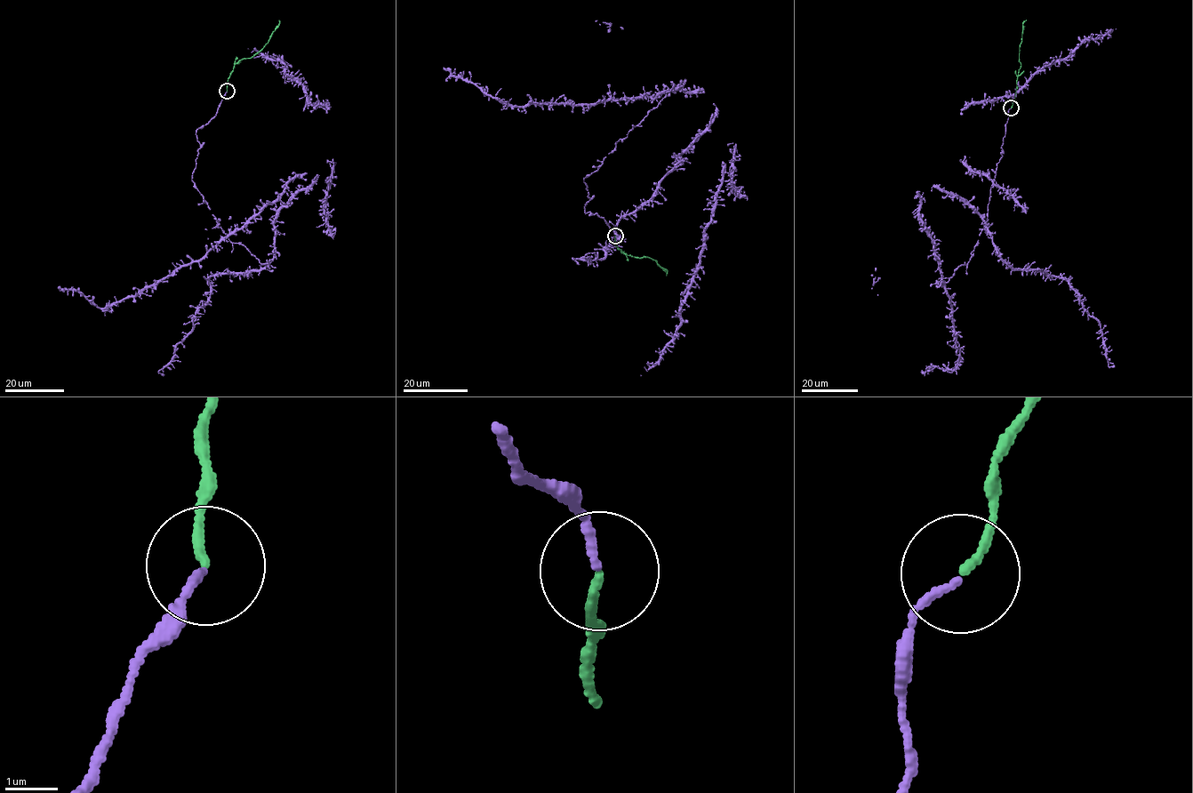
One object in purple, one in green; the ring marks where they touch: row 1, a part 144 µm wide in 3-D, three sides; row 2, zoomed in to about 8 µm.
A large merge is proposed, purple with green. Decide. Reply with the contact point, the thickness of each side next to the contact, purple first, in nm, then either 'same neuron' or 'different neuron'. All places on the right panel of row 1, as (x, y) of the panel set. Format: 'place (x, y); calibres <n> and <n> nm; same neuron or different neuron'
place (1011, 108); calibres 130 and 140 nm; same neuron

